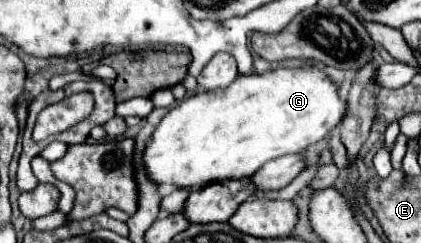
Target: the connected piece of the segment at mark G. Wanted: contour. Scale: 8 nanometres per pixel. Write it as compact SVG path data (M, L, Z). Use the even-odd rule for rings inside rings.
M316 67L276 69L264 75L238 75L228 89L218 89L214 93L200 91L192 97L186 97L164 115L144 147L144 173L156 185L168 183L190 191L224 179L244 179L254 173L254 169L260 169L266 161L300 153L308 145L324 139L326 133L342 121L344 113L346 103L340 101L338 87Z

